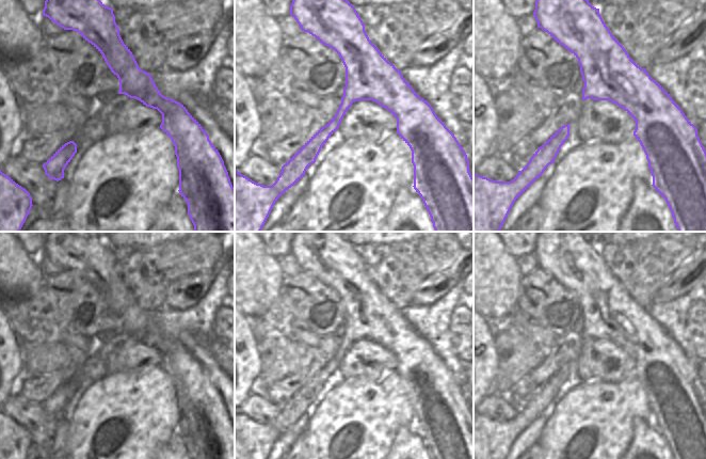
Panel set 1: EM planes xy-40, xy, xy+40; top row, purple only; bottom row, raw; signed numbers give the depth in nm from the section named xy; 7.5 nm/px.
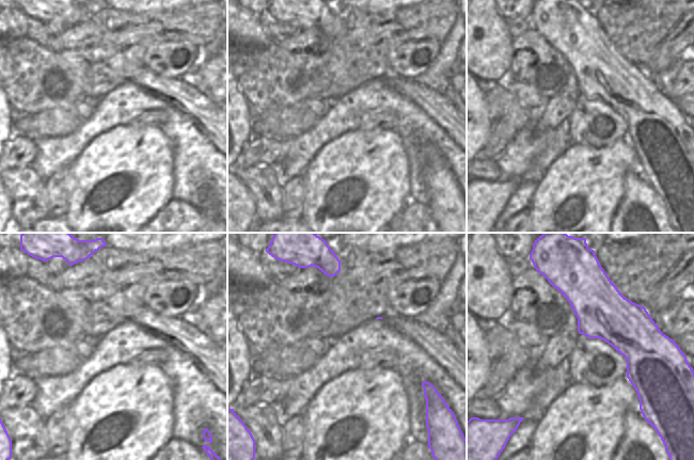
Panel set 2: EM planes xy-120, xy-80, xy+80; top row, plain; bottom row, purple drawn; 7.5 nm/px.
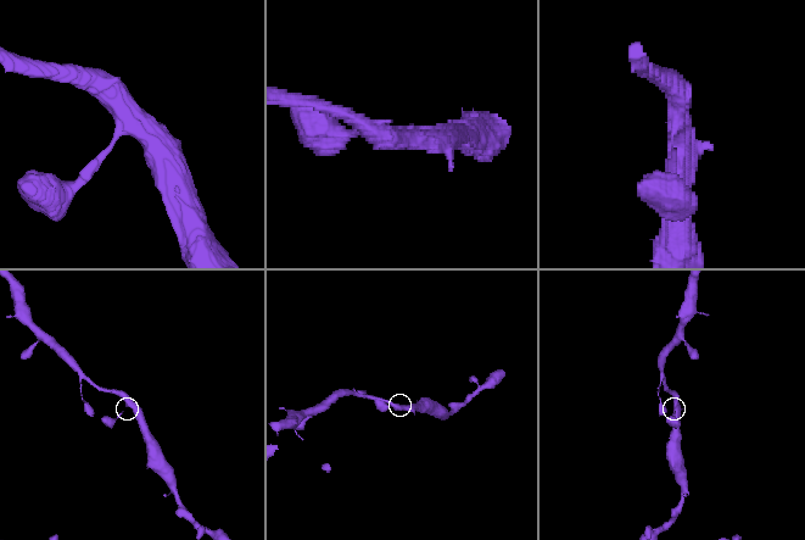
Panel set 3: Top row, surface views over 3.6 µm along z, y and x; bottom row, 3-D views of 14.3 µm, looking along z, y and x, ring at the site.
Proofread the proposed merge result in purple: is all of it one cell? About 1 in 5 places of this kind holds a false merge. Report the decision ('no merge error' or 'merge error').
no merge error

